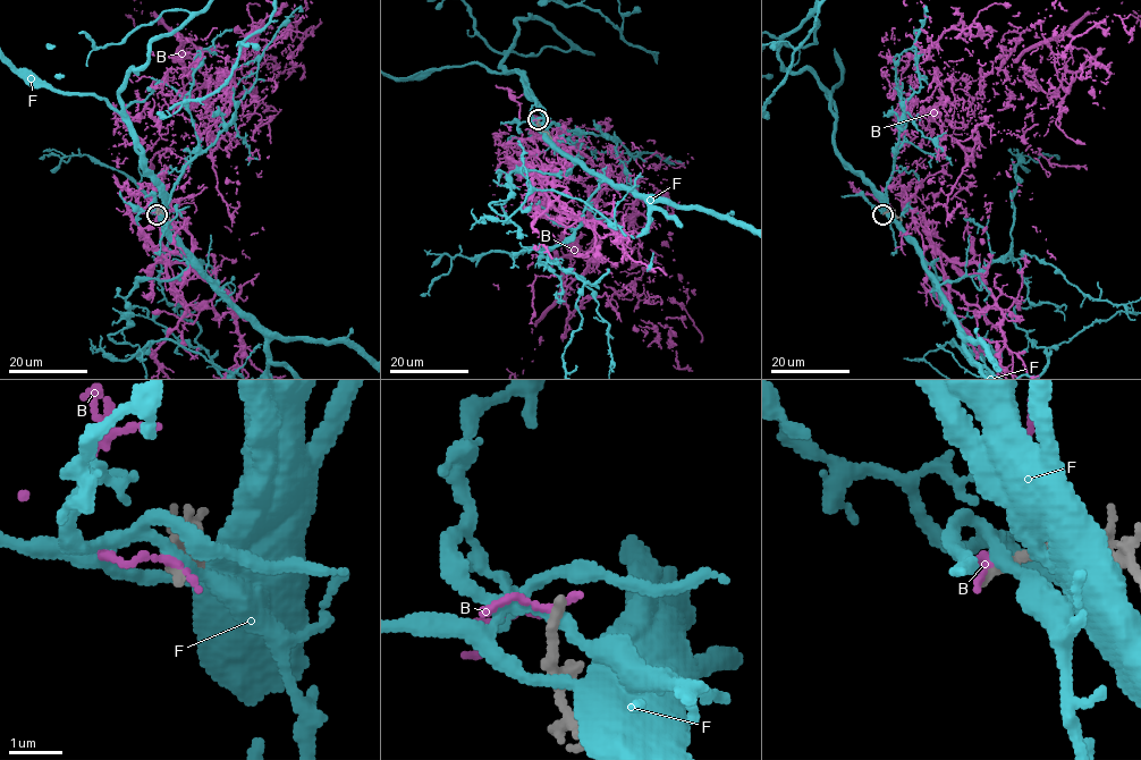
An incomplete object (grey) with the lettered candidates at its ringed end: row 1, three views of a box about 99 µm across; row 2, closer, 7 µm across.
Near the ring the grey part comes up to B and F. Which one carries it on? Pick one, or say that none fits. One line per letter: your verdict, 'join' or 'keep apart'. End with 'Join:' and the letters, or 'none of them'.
B: keep apart
F: keep apart
Join: none of them

